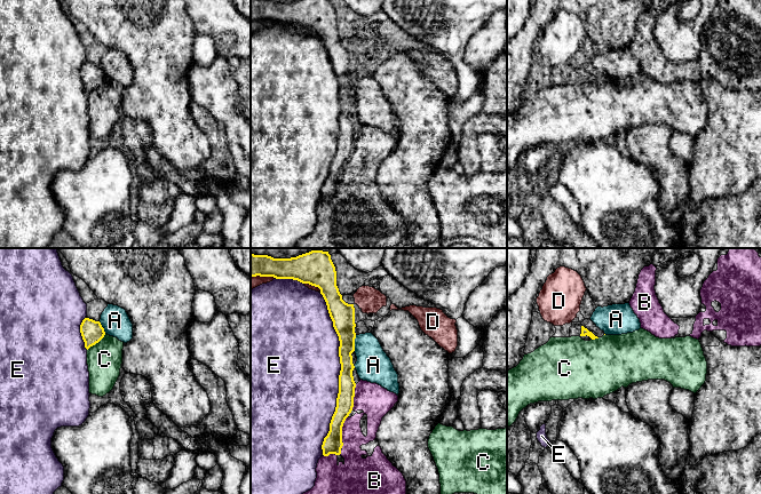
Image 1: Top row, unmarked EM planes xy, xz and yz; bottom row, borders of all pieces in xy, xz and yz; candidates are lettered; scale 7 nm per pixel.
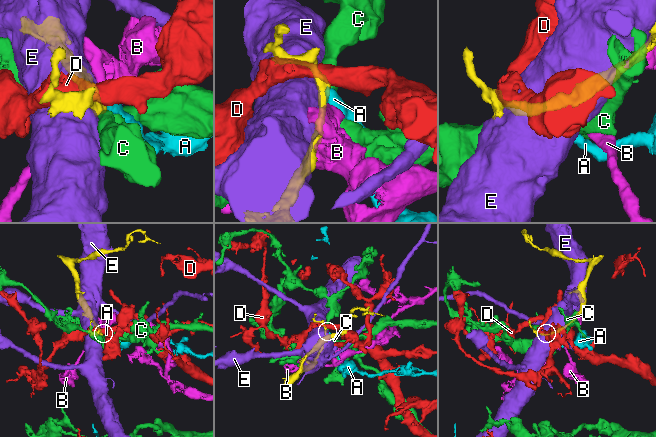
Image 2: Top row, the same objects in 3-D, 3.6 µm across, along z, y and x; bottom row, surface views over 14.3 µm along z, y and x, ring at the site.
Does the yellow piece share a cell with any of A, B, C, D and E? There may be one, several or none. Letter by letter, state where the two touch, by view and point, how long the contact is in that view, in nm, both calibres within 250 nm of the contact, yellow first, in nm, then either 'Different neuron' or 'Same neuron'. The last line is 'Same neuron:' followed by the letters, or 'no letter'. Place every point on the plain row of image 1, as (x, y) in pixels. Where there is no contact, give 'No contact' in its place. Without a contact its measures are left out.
A: Touches yellow at xz (354, 87). Shared border 110 nm. Thickness 170 nm (yellow) against 240 nm. Different neuron
B: Touches yellow at xz (341, 176). Shared border 220 nm. Thickness 140 nm (yellow) against 160 nm. Different neuron
C: Touches yellow at xy (96, 86). Shared border 180 nm. Thickness 160 nm (yellow) against 240 nm. Different neuron
D: Touches yellow at xz (262, 20). Shared border 170 nm. Thickness 160 nm (yellow) against 90 nm. Different neuron
E: Touches yellow at xz (340, 118). Shared border 1150 nm. Thickness 130 nm (yellow) against 480 nm. Different neuron
Same neuron: no letter

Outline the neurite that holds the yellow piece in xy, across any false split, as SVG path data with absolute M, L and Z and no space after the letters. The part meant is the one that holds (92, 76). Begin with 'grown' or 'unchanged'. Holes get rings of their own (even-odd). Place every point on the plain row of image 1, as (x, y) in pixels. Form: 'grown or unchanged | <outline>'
unchanged | M85 62L82 64L80 69L80 77L87 94L98 87L105 79L101 66L89 62Z

